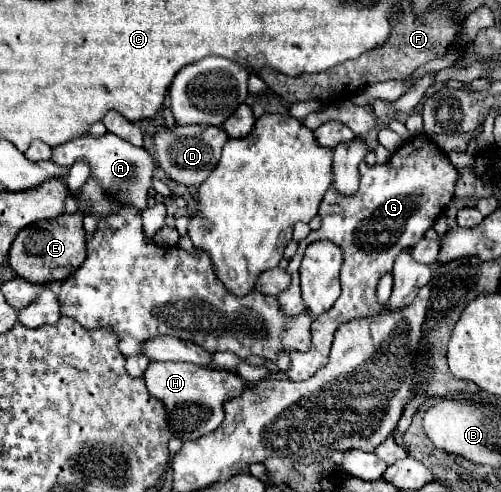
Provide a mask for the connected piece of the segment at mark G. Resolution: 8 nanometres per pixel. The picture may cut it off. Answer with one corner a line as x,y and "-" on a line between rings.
416,135
408,139
386,163
374,167
360,163
360,187
354,195
342,195
336,191
334,185
330,185
318,211
318,215
322,217
322,227
318,231
310,231
308,237
298,243
298,251
286,267
292,281
288,289
276,295
276,299
280,303
280,311
286,317
296,317
304,311
298,285
298,269
304,257
304,249
308,247
308,243
318,239
328,239
342,249
344,255
344,263
340,269
342,295
324,315
312,321
310,349
290,353
292,363
286,375
292,381
304,381
312,377
318,369
322,369
328,363
334,331
342,323
352,321
356,317
372,317
380,313
382,305
376,301
378,279
392,271
394,259
402,249
412,247
416,241
424,237
426,229
434,225
436,217
454,197
456,177
458,177
456,167
436,147
436,143
430,137

